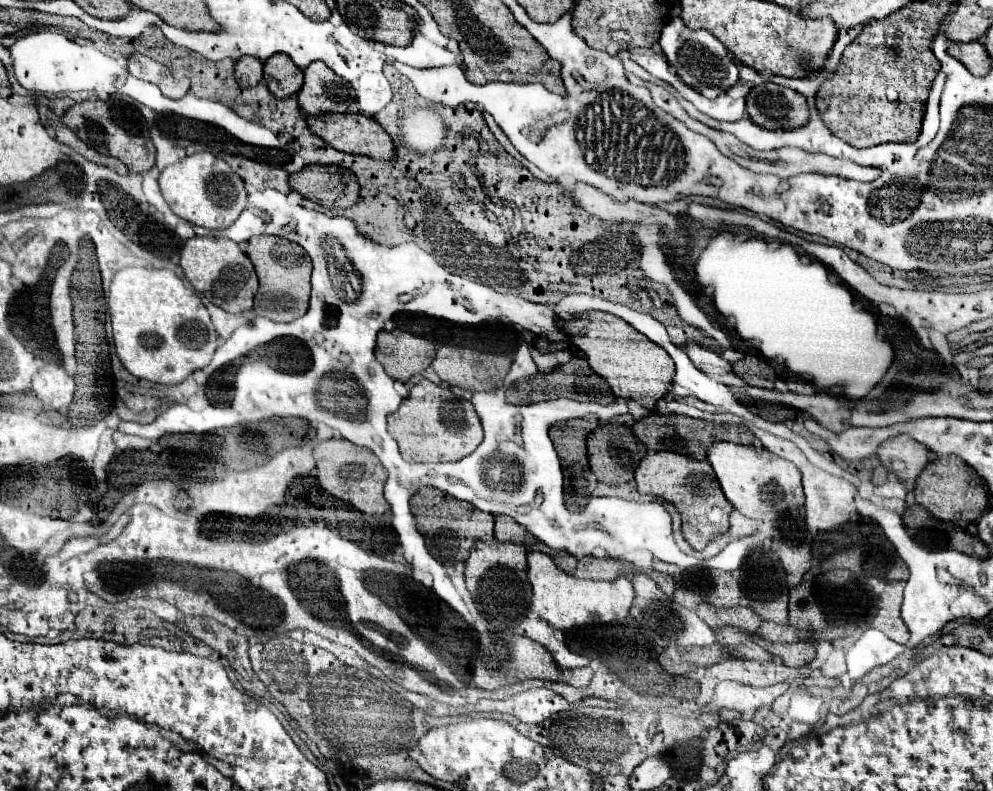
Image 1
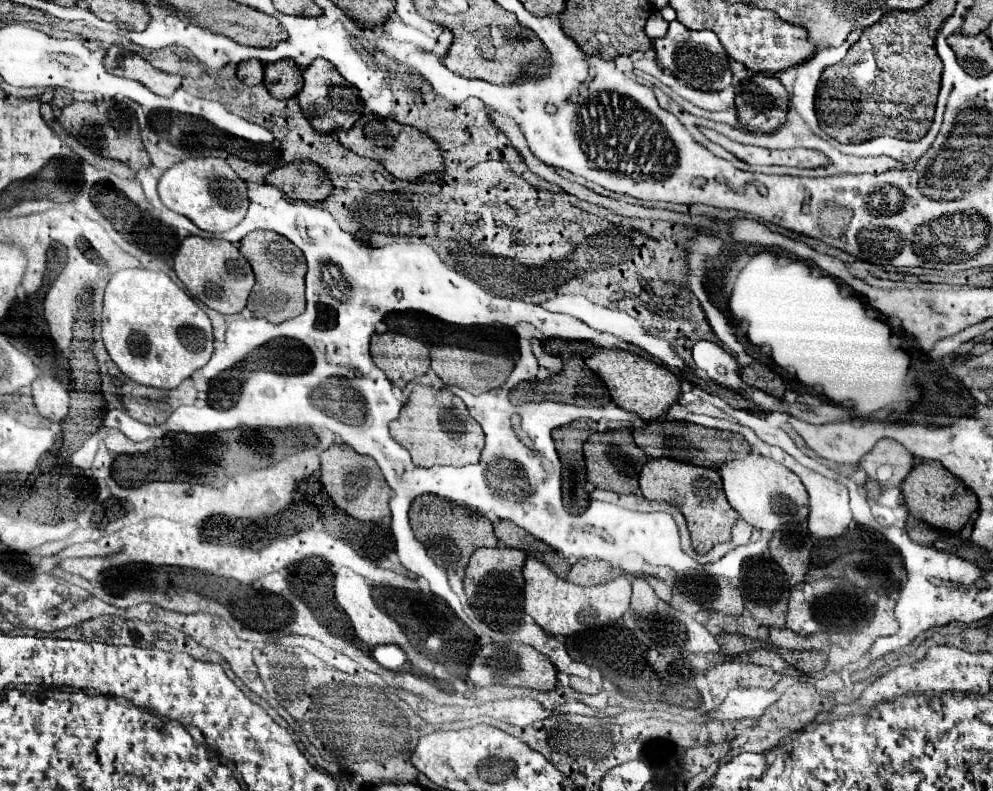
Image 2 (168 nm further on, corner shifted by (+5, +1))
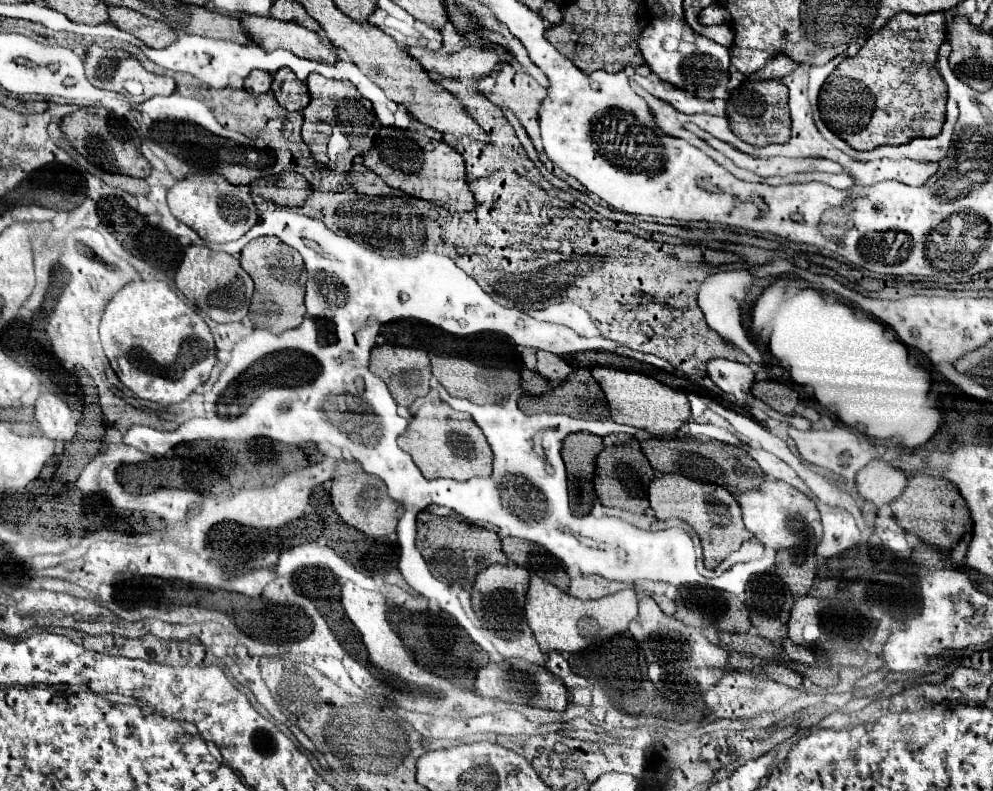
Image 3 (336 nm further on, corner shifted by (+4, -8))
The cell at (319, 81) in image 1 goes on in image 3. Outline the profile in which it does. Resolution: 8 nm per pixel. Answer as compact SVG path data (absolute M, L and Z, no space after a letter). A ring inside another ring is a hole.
M312 73L306 79L306 85L310 91L310 103L304 109L304 125L302 125L304 143L310 147L314 159L318 163L324 163L328 169L338 171L338 173L348 171L352 165L352 159L356 155L362 155L364 151L368 151L372 147L372 139L378 133L378 129L382 127L372 111L372 103L368 99L362 99L350 81L336 81L336 79L328 79L328 77L322 77L318 73ZM332 127L338 127L350 141L348 155L340 157L338 161L330 161L330 157L326 153L326 145L330 141Z

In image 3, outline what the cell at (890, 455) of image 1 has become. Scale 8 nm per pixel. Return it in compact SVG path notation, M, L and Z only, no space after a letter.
M872 459L864 469L856 473L858 493L872 501L876 507L882 507L894 501L906 487L908 477L904 471L892 467L884 459Z

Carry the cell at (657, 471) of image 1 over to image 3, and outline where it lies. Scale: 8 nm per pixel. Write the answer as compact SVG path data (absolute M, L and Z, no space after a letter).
M678 473L658 475L648 487L648 501L658 519L678 517L698 533L704 549L704 565L708 569L714 569L720 561L724 561L732 551L736 551L744 541L752 537L752 533L742 523L736 499L726 489L714 483L694 481Z

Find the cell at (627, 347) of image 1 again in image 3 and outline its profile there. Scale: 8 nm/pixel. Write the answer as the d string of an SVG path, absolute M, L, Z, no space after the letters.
M592 367L592 377L600 383L610 405L610 415L616 423L644 429L654 437L668 437L676 433L690 417L690 403L686 393L662 385L652 377L612 367Z

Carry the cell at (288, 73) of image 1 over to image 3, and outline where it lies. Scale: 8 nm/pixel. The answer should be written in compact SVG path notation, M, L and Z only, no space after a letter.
M282 67L274 73L272 93L276 101L288 111L302 111L310 101L306 83L296 79L296 75L288 67Z

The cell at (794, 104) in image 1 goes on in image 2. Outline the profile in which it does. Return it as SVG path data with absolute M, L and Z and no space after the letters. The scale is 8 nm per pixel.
M755 74L737 86L735 108L749 132L775 132L785 122L789 94L777 78Z

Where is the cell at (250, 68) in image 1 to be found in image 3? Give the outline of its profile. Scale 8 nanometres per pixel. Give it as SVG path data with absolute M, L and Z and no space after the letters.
M252 71L246 81L244 81L244 89L250 93L250 95L262 95L266 91L270 91L270 83L272 83L272 75L266 73L266 71Z

